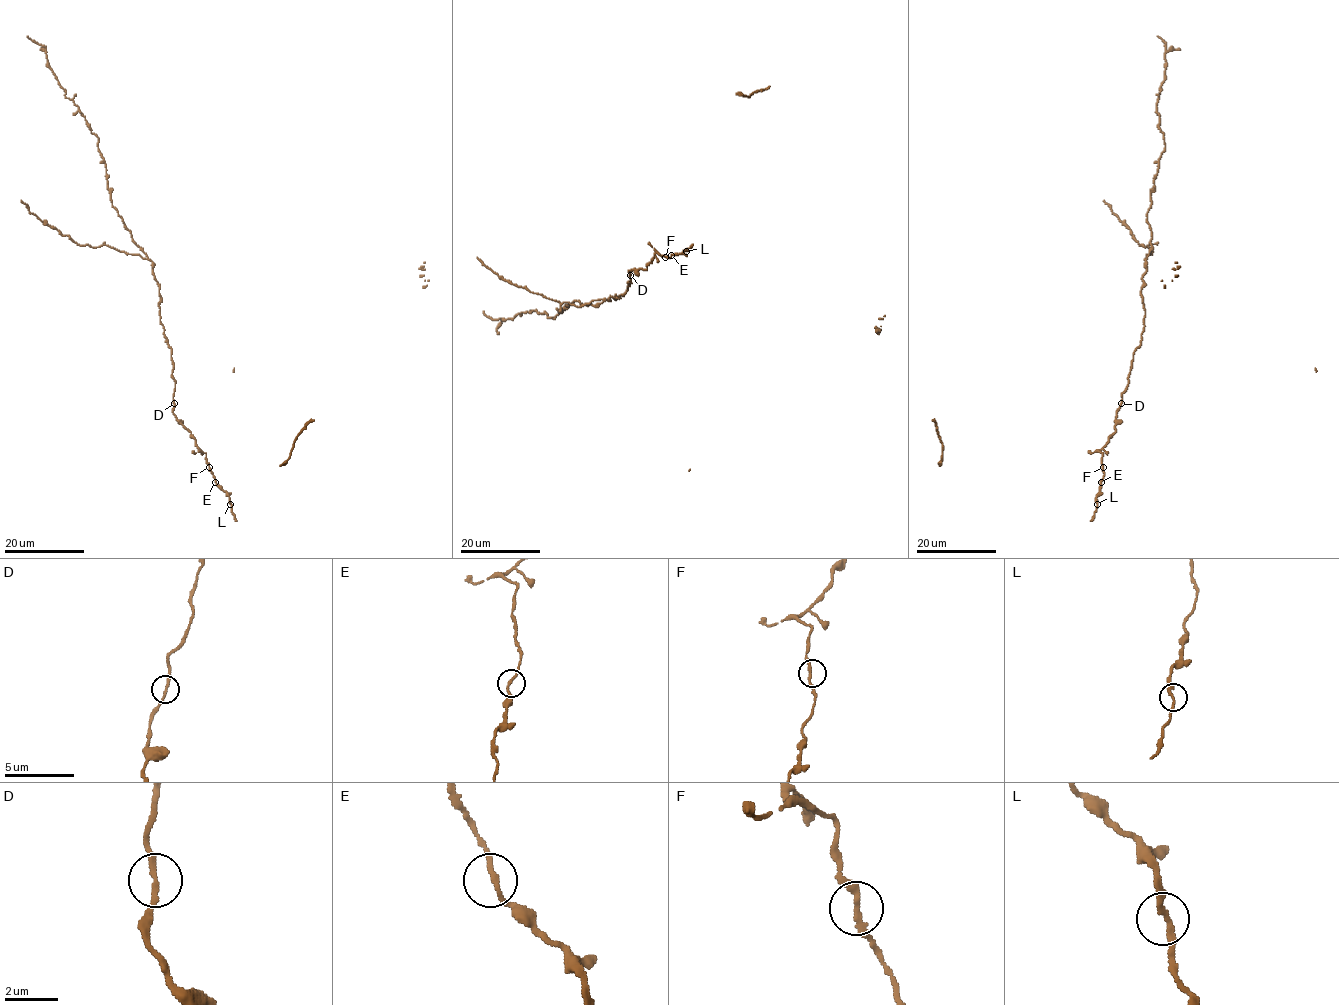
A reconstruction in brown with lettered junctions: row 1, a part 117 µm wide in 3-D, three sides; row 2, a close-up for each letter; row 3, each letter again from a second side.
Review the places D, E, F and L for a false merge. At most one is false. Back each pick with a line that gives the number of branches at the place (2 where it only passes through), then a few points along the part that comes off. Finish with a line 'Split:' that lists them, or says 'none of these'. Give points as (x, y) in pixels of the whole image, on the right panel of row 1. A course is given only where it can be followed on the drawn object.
Split: none of these

